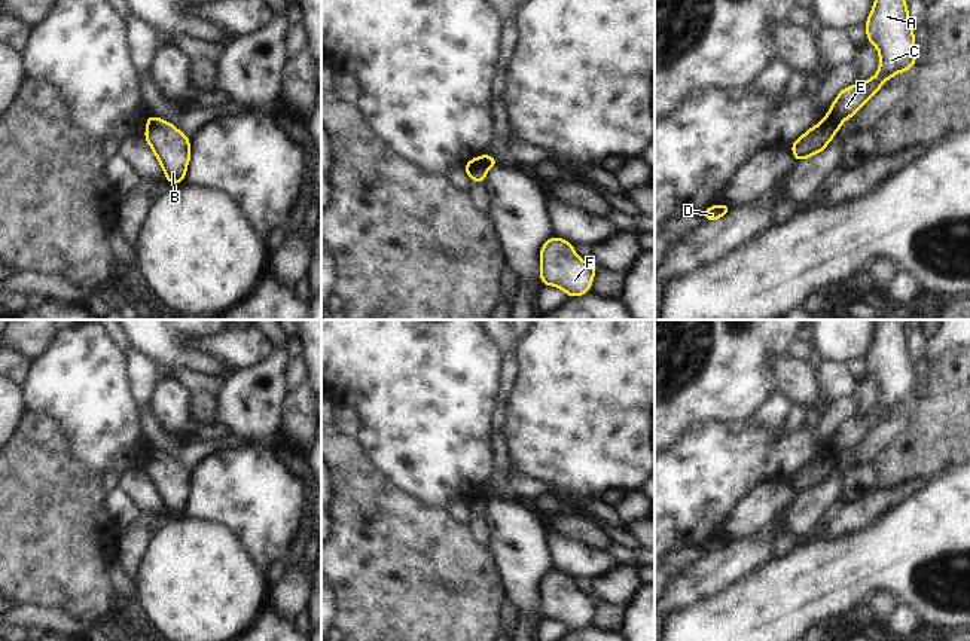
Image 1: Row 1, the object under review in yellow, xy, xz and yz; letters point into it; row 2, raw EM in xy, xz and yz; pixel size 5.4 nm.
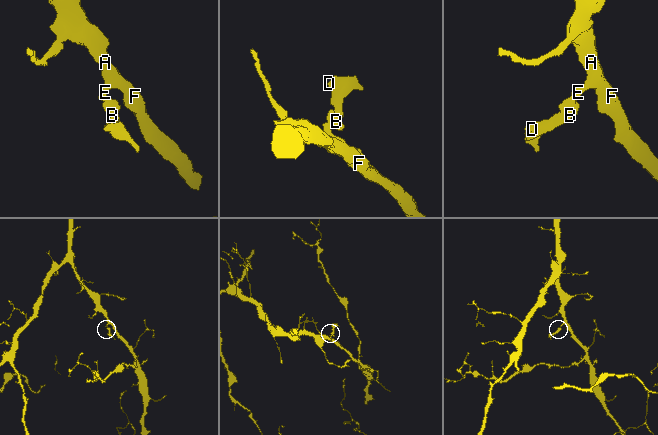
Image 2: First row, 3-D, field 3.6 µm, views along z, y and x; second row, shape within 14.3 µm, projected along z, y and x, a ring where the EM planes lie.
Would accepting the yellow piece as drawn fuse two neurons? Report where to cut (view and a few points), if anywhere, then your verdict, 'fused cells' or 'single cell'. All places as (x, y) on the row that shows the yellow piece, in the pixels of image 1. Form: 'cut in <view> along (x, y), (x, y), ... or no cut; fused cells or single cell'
cut in yz along (826, 116), (839, 127); fused cells

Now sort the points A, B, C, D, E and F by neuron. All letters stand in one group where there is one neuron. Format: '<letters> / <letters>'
A C E F / B D

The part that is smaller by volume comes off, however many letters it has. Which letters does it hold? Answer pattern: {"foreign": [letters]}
{"foreign": ["B", "D"]}

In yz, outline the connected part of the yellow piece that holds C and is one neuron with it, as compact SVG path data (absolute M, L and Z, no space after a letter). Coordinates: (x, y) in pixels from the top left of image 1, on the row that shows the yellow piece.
M875 0L864 30L867 40L879 51L879 70L870 80L838 94L826 116L838 126L854 116L890 77L908 71L916 61L915 28L905 0Z

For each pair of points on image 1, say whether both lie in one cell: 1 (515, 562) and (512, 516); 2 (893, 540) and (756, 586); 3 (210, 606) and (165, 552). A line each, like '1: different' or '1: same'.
1: same
2: same
3: same

